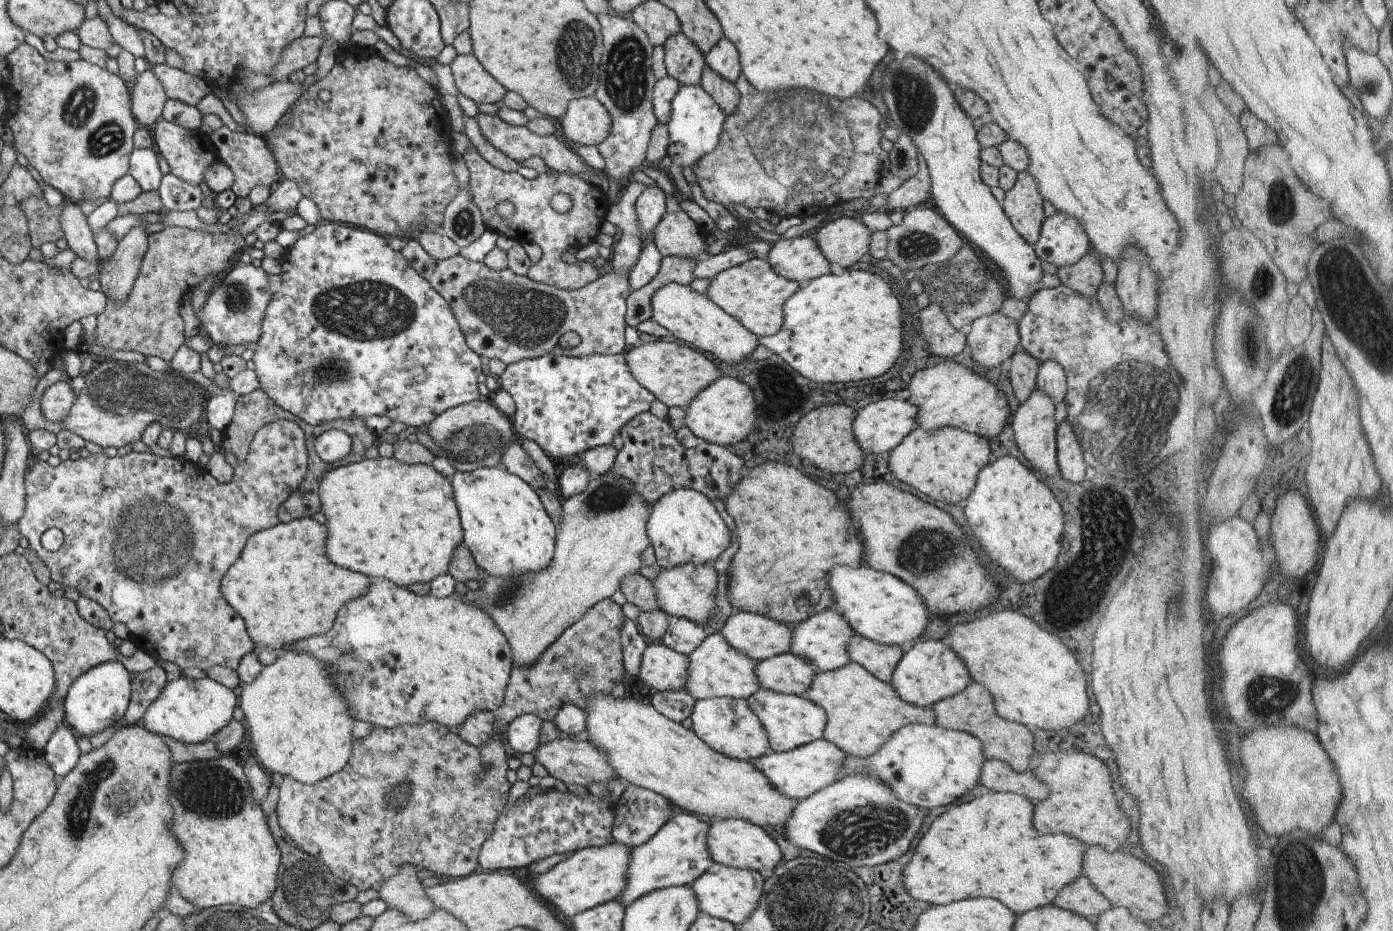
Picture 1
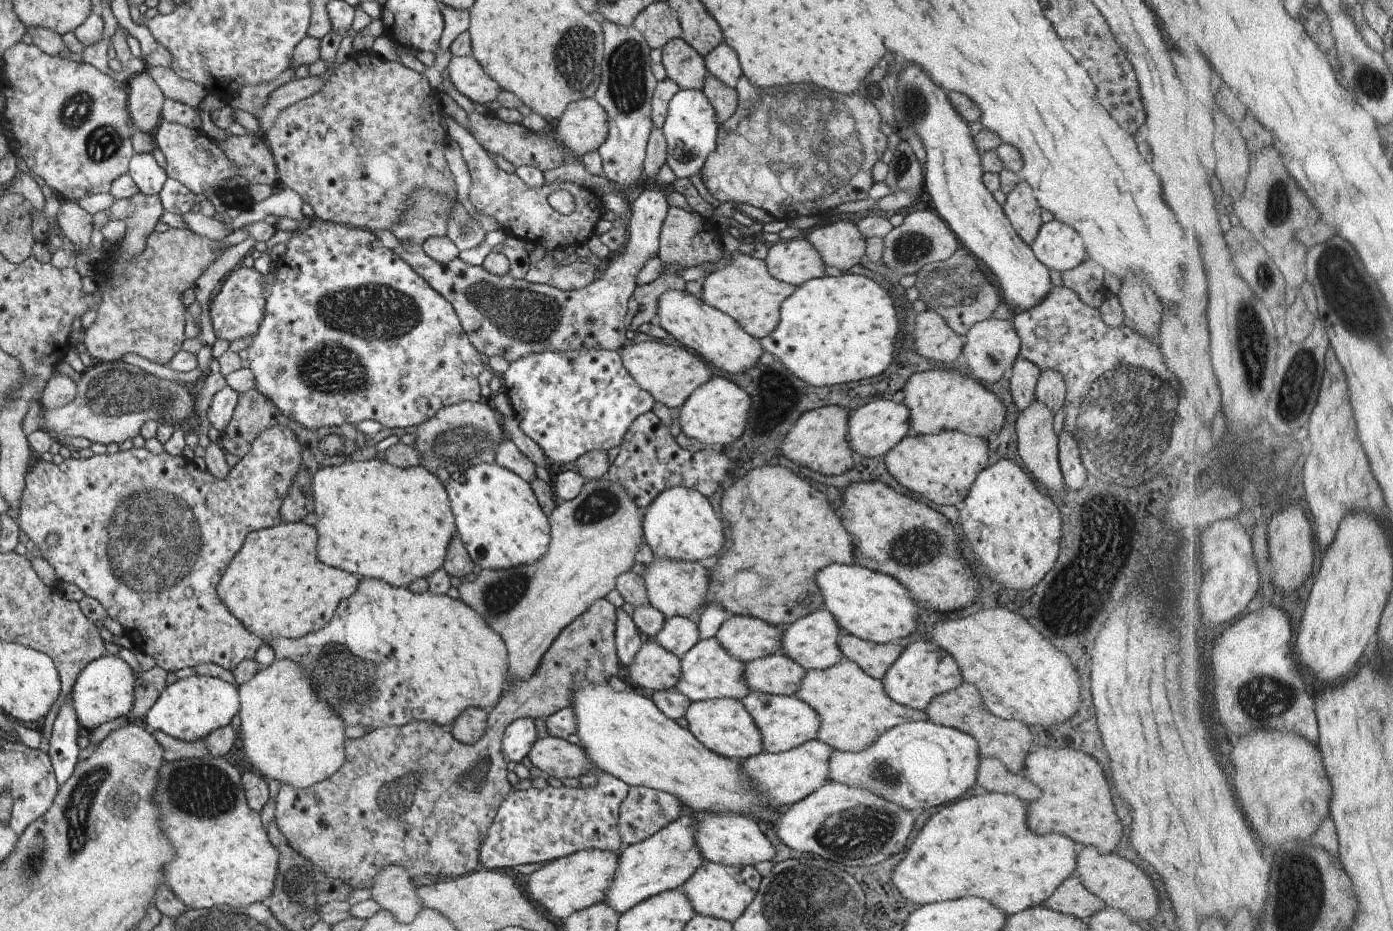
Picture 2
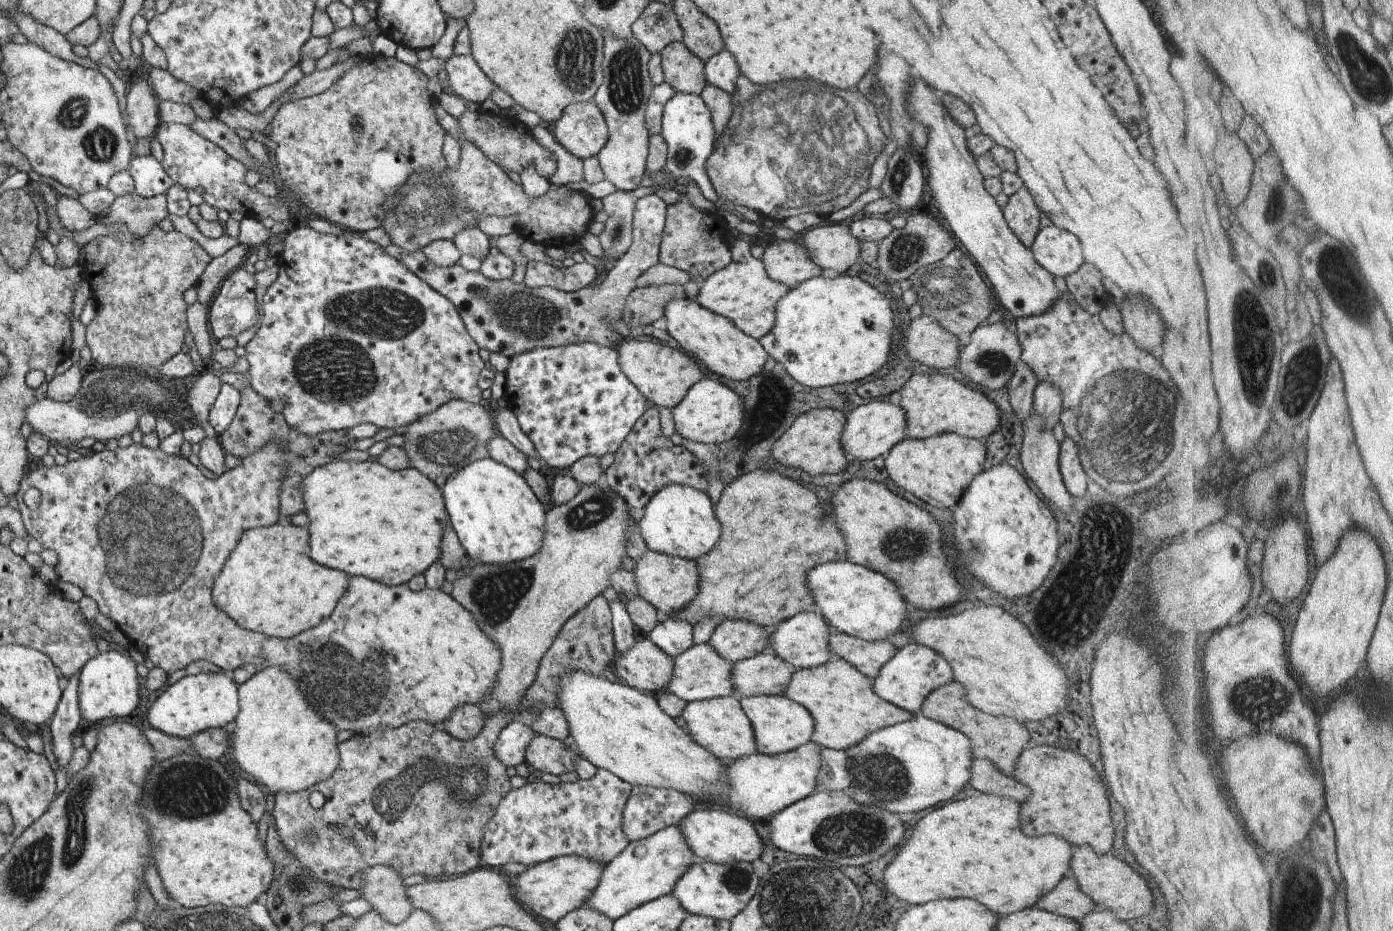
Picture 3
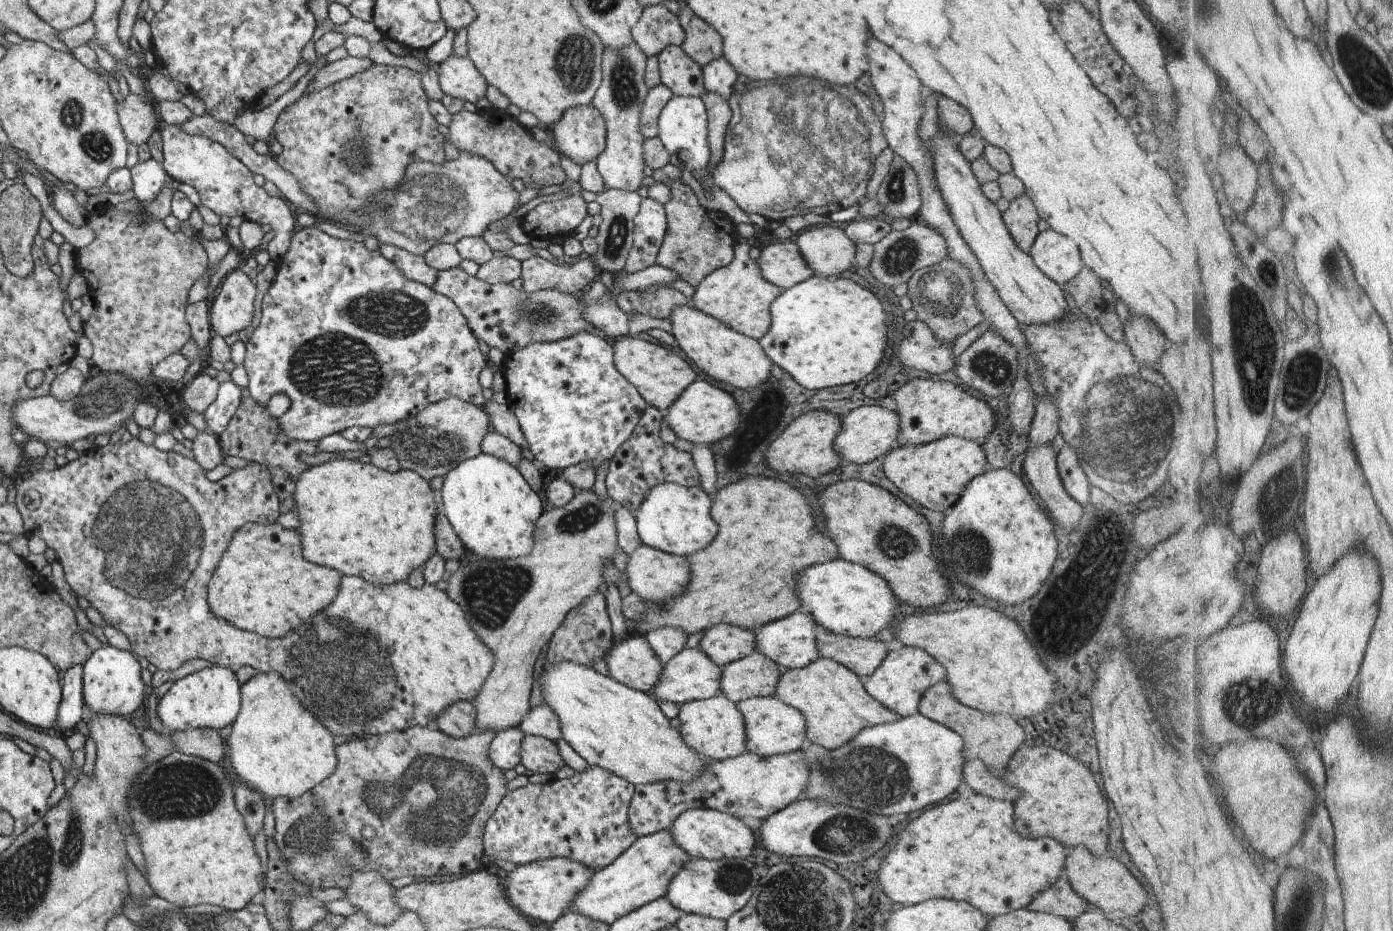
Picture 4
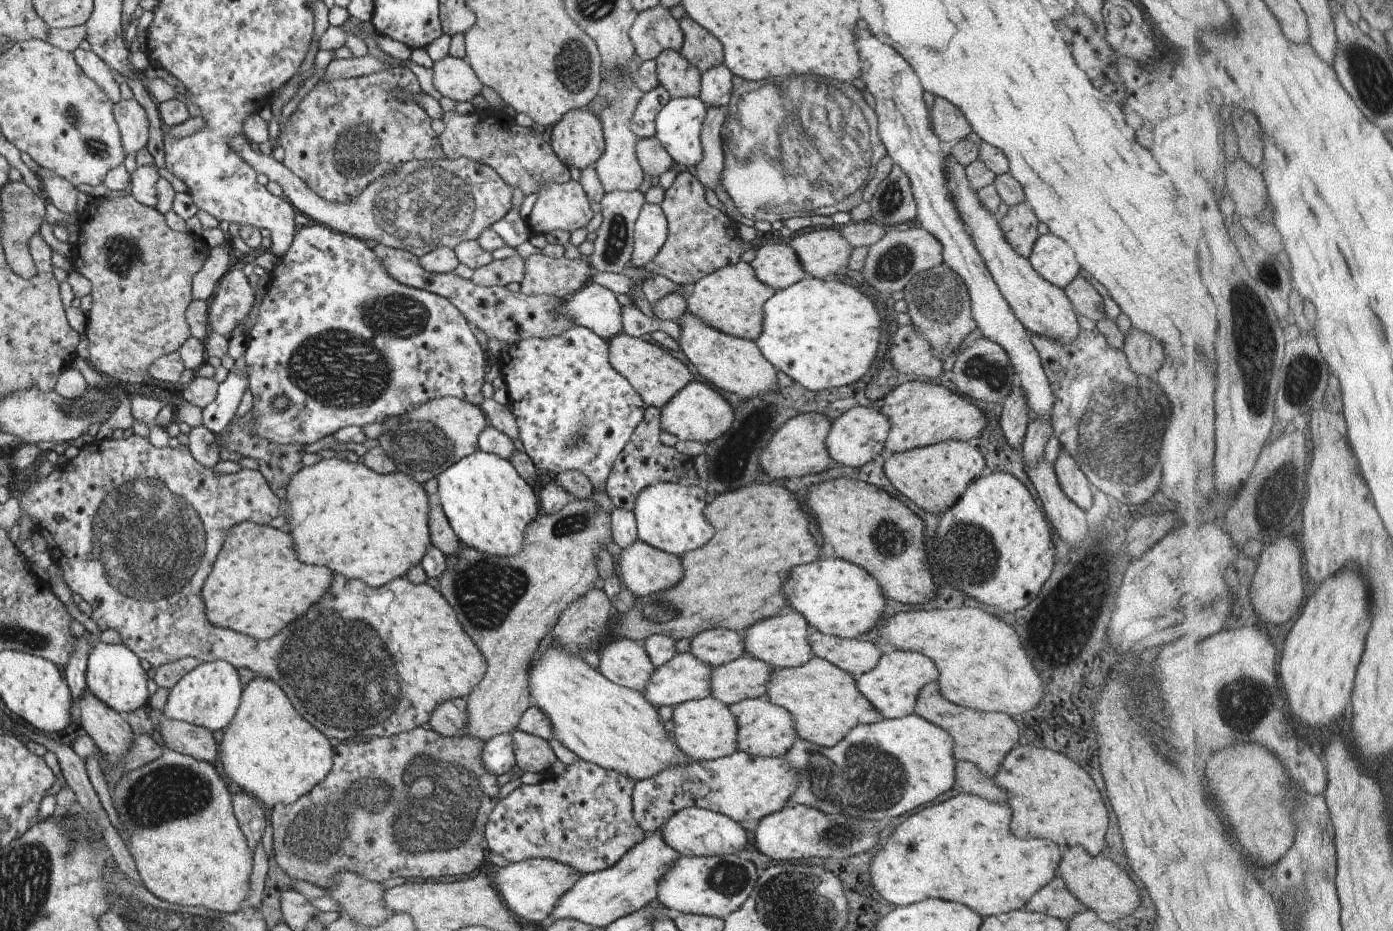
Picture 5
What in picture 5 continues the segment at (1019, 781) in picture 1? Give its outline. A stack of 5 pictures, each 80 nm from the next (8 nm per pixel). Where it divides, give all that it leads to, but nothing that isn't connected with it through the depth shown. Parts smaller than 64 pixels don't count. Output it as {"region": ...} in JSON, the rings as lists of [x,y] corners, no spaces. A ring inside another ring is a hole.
{"region":[[[956,759],[954,766],[954,784],[955,788],[959,789],[968,795],[978,796],[986,800],[988,803],[1008,802],[1009,792],[1000,790],[992,778],[986,778],[981,774],[980,770],[968,761],[960,761]]]}

